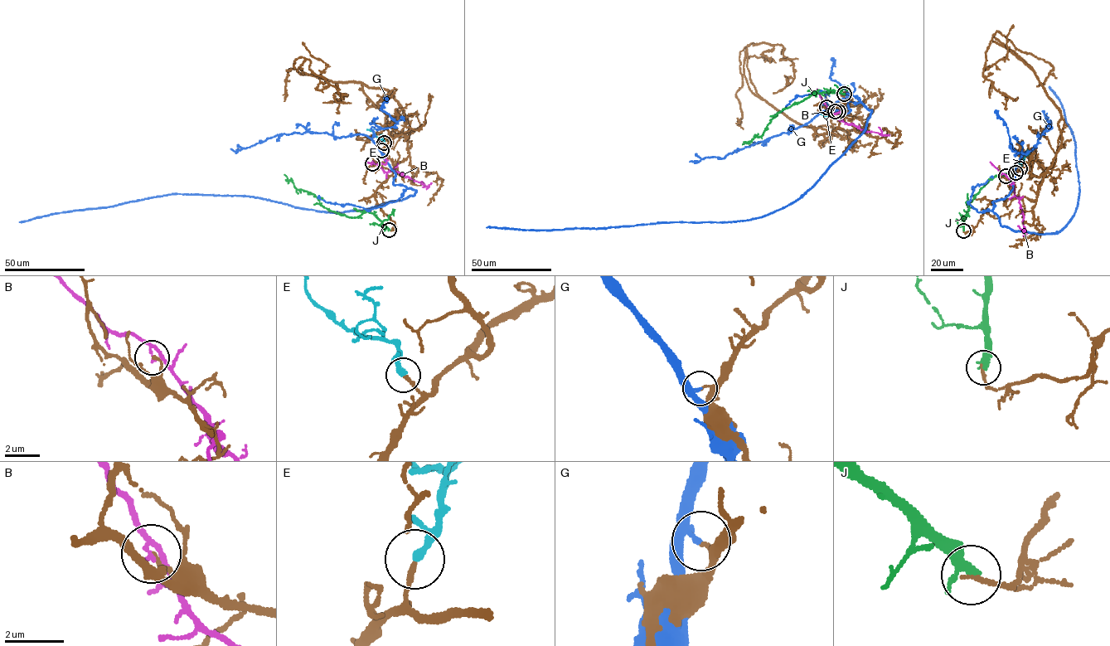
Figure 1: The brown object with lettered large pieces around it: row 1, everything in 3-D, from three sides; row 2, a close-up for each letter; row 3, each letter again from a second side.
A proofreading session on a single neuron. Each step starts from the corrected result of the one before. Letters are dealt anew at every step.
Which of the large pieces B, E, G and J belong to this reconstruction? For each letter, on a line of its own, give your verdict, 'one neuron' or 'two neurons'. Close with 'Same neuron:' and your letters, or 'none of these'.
B: two neurons
E: one neuron
G: two neurons
J: two neurons
Same neuron: E

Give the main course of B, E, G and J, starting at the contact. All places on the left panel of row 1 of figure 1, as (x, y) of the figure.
B: (372, 163), (385, 172), (395, 170), (422, 182), (424, 186), (431, 182)
E: (384, 143), (371, 130), (366, 129)
G: (381, 151), (395, 175), (395, 185), (413, 189), (414, 195), (334, 212), (241, 196), (168, 194), (19, 222)
J: (389, 230), (368, 212), (351, 217), (329, 210), (322, 206), (314, 194), (297, 189), (283, 174)

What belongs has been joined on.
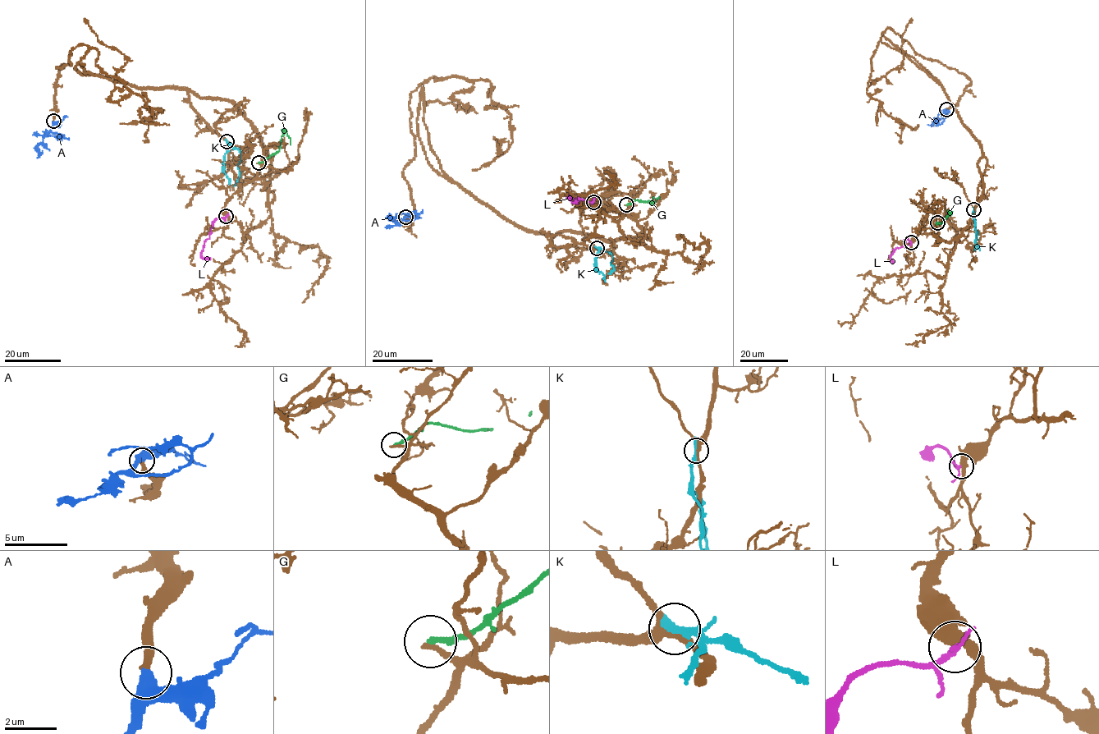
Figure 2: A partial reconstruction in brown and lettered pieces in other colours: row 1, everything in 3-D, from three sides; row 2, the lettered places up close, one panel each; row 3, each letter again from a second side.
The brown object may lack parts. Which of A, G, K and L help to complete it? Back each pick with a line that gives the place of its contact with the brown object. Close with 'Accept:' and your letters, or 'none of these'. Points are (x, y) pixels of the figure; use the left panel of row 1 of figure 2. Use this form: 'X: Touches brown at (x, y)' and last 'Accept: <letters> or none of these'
A: Touches brown at (53, 121)
Accept: A

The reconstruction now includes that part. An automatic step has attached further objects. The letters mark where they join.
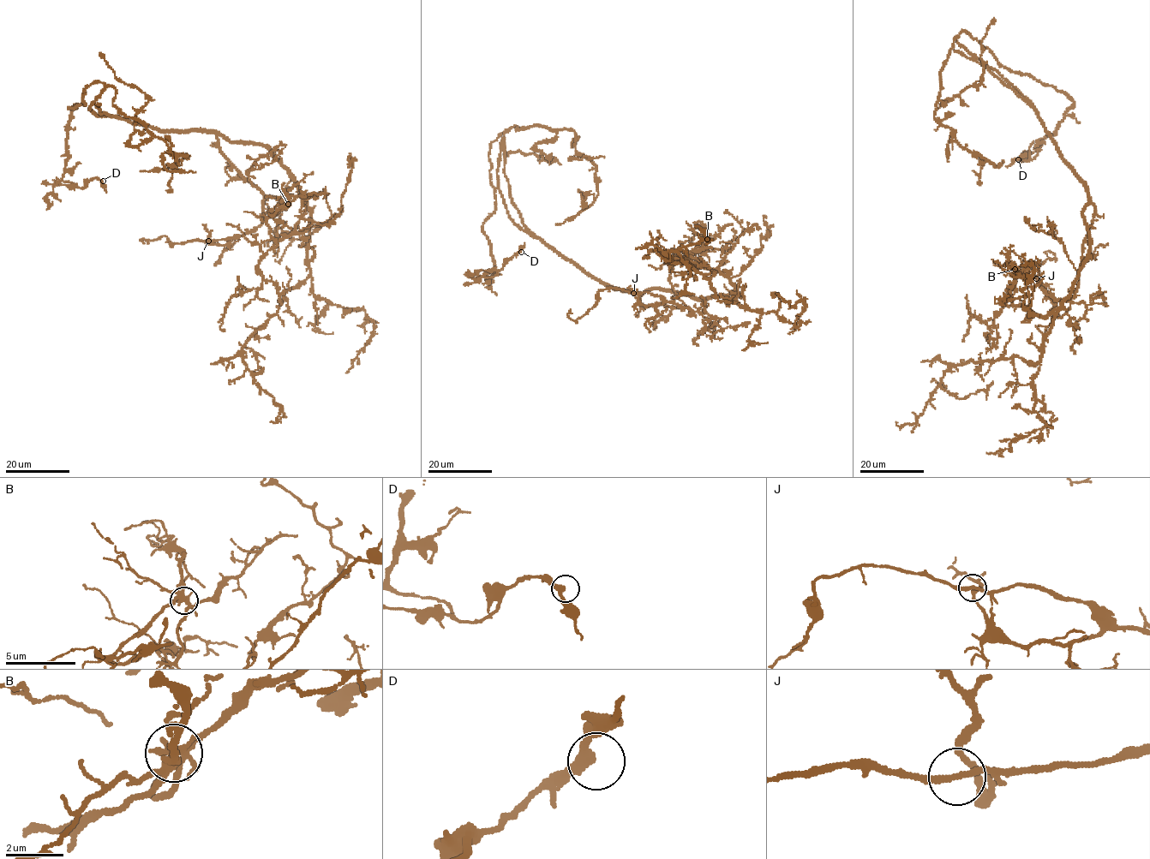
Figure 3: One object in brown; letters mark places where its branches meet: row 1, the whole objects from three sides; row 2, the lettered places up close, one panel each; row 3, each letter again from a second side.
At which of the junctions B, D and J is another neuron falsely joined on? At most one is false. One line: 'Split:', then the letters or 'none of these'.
Split: B

